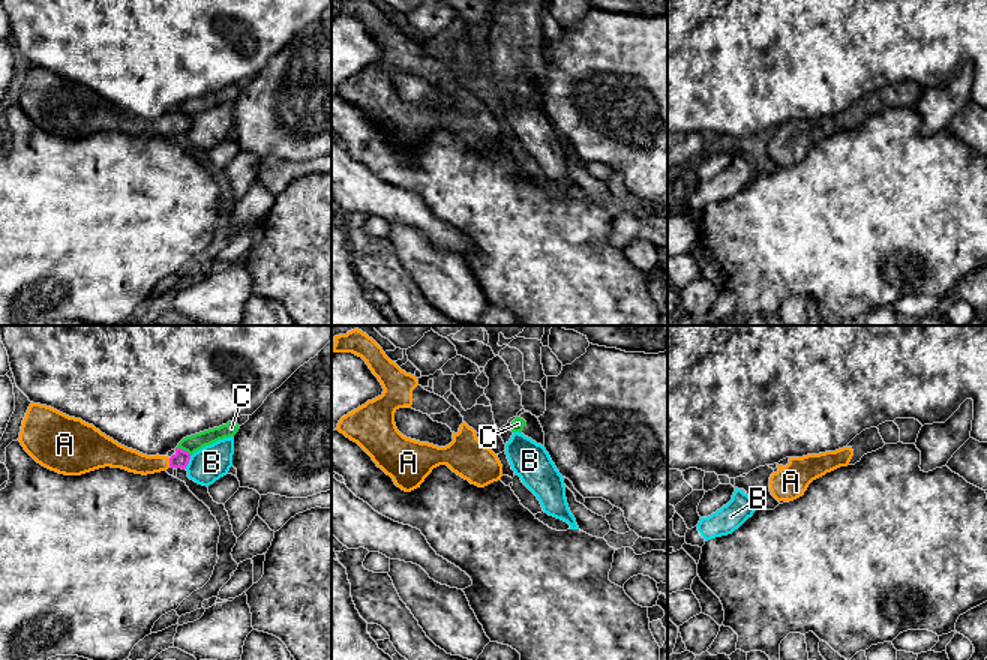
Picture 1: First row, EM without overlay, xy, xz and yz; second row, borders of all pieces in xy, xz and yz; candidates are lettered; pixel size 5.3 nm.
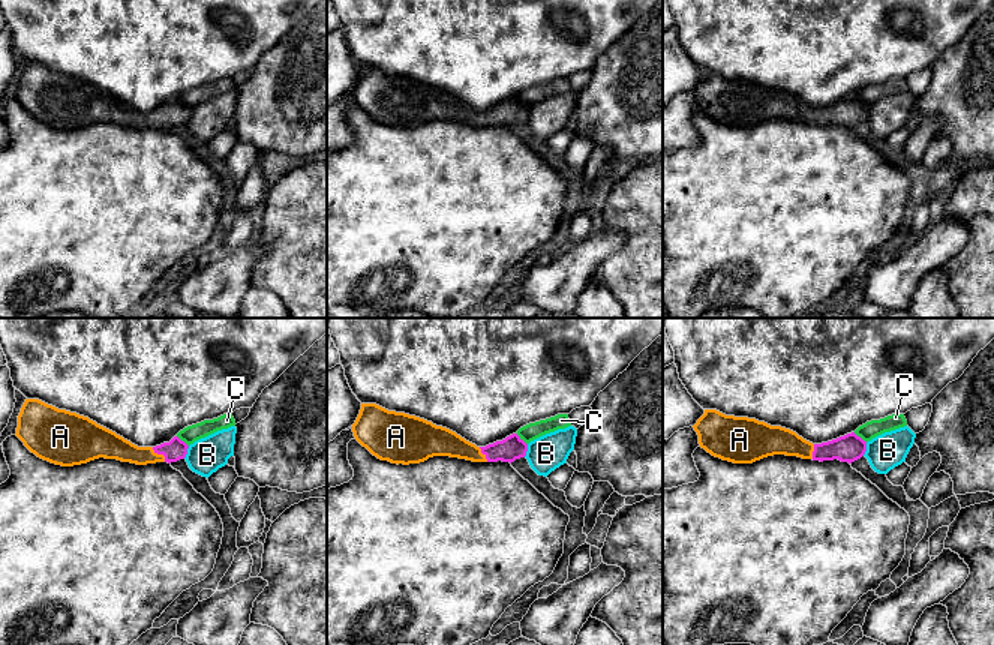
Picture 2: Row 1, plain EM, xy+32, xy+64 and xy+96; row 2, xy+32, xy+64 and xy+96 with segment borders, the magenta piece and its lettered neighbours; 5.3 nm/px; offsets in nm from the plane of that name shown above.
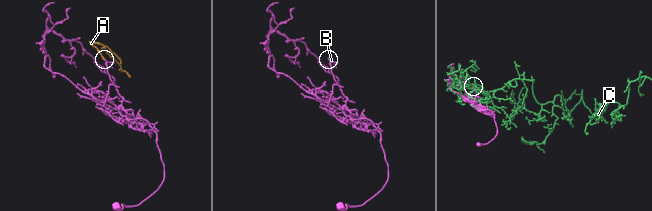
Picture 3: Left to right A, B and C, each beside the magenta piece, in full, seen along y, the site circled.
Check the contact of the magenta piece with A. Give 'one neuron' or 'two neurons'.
one neuron

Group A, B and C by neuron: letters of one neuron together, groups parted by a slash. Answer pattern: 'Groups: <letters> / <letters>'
Groups: A / B / C

